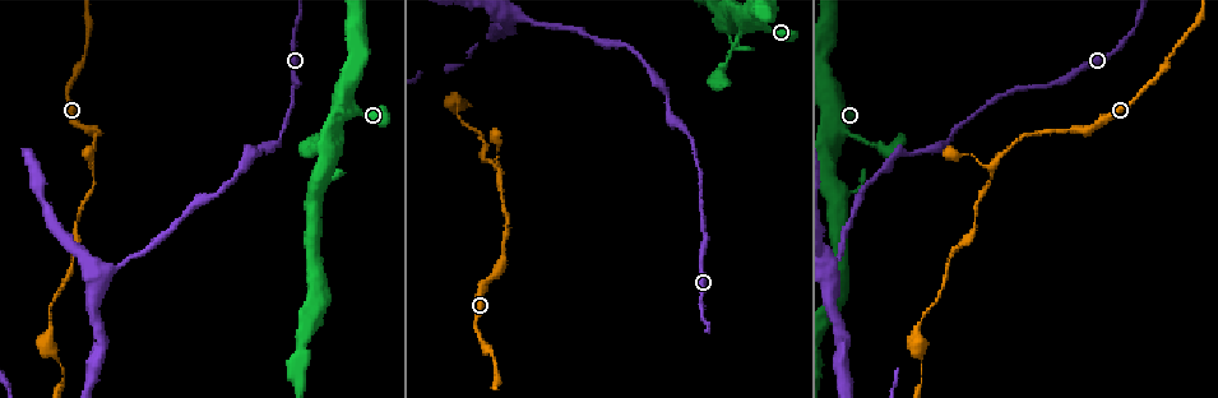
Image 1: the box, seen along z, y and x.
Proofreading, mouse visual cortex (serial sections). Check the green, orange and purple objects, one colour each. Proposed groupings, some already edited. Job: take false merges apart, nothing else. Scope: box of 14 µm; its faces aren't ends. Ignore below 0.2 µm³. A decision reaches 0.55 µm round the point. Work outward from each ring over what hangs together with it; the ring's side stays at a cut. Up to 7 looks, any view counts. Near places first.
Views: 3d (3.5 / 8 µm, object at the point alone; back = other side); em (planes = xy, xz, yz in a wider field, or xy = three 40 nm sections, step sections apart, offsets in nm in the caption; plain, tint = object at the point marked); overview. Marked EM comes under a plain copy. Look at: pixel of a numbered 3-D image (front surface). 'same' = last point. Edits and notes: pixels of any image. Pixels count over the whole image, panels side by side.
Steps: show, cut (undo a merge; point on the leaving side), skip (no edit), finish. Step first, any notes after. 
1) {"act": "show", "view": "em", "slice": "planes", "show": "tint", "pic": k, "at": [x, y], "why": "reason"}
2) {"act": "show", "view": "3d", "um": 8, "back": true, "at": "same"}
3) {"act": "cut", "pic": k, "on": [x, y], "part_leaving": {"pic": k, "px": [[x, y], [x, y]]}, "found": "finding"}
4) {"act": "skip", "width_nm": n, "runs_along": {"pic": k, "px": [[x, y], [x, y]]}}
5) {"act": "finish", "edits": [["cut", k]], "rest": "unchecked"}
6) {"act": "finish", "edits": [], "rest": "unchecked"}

{"act": "show", "view": "3d", "um": 8, "pic": 1, "at": [330, 134], "why": "two arms in line, one across"}

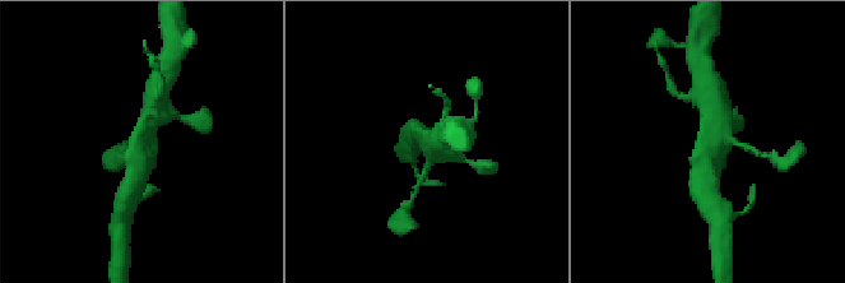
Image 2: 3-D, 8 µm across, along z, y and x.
{"act": "show", "view": "em", "slice": "xy", "step": 2, "show": "tint", "pic": 2, "at": [715, 141], "why": "shape alone is not enough"}

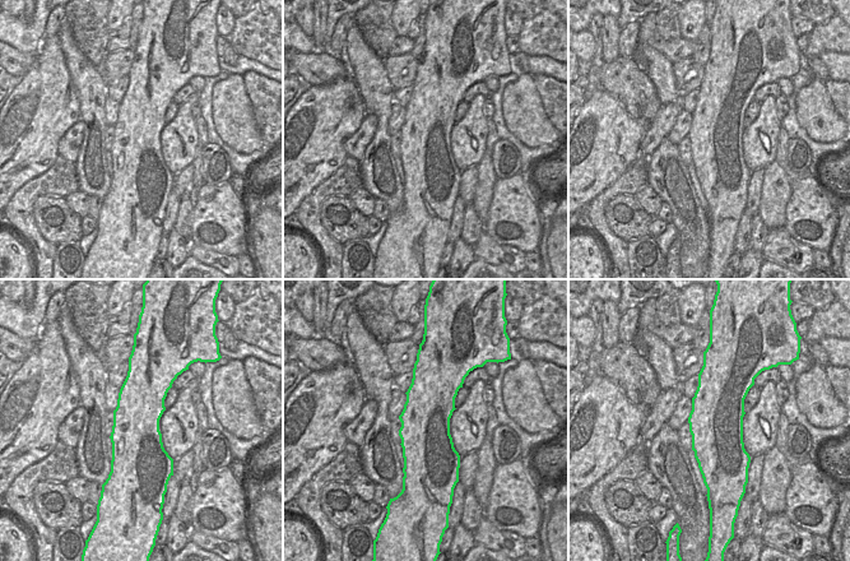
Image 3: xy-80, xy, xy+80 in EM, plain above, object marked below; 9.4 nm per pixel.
{"act": "skip", "runs_along": {"pic": 2, "px": [[159, 112], [144, 133], [137, 176]]}, "found": "all the same cell"}

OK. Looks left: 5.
{"act": "show", "view": "3d", "um": 8, "pic": 1, "at": [109, 269], "why": "calibre changes"}

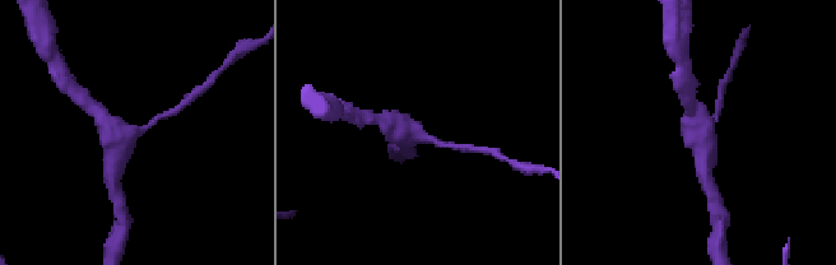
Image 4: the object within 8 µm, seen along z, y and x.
{"act": "show", "view": "3d", "um": 3.5, "pic": 4, "at": [418, 133], "why": "zoom in"}

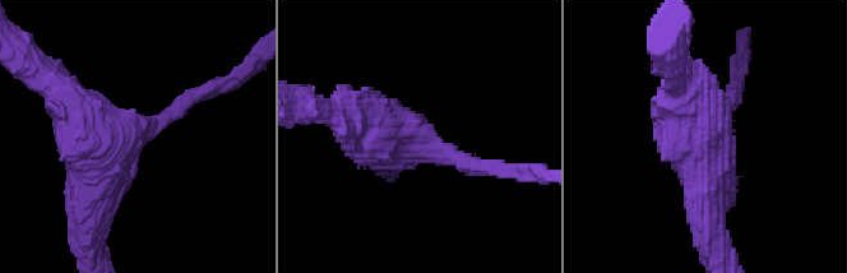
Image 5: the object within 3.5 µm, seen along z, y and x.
{"act": "show", "view": "em", "slice": "xy", "step": 1, "show": "tint", "pic": 5, "at": [416, 142]}

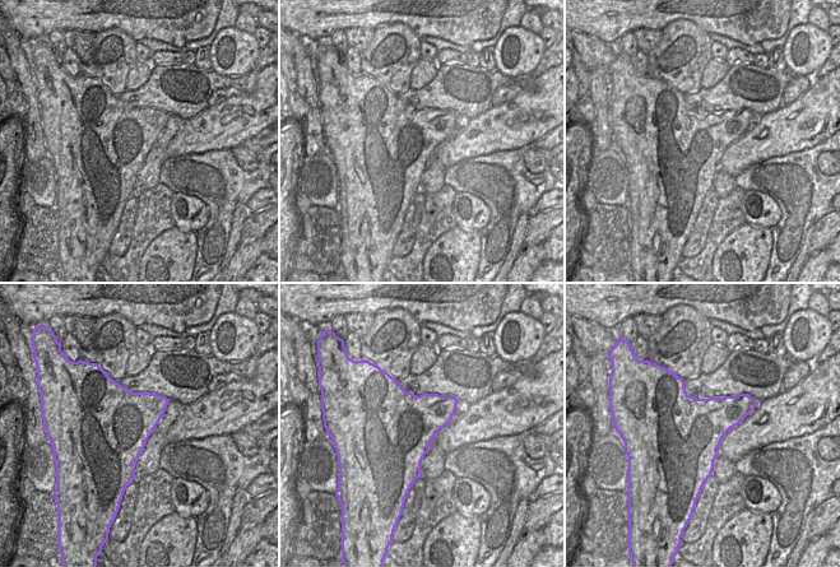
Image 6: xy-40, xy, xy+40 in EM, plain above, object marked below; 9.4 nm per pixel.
{"act": "skip", "runs_along": {"pic": 5, "px": [[202, 89], [154, 125], [100, 137], [92, 188]]}, "found": "one cell here"}

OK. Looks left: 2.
{"act": "show", "view": "3d", "um": 3.5, "pic": 1, "at": [989, 182], "why": "narrows sharply"}

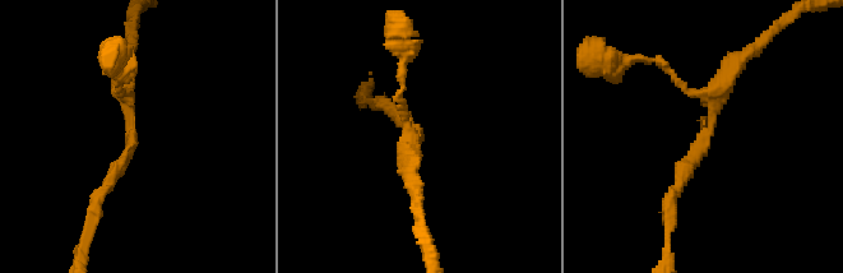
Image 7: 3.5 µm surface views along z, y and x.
{"act": "show", "view": "em", "slice": "planes", "show": "tint", "pic": 7, "at": [133, 132]}

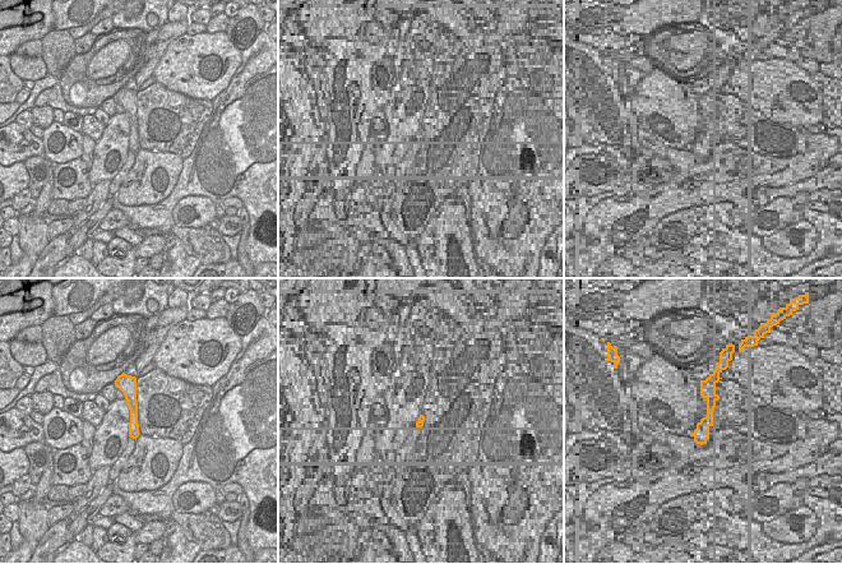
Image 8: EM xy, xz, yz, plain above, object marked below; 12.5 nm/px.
{"act": "skip", "runs_along": {"pic": 8, "px": [[132, 380], [134, 434]]}, "found": "one cell here"}

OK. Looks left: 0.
{"act": "finish", "edits": [], "rest": "unchecked"}

